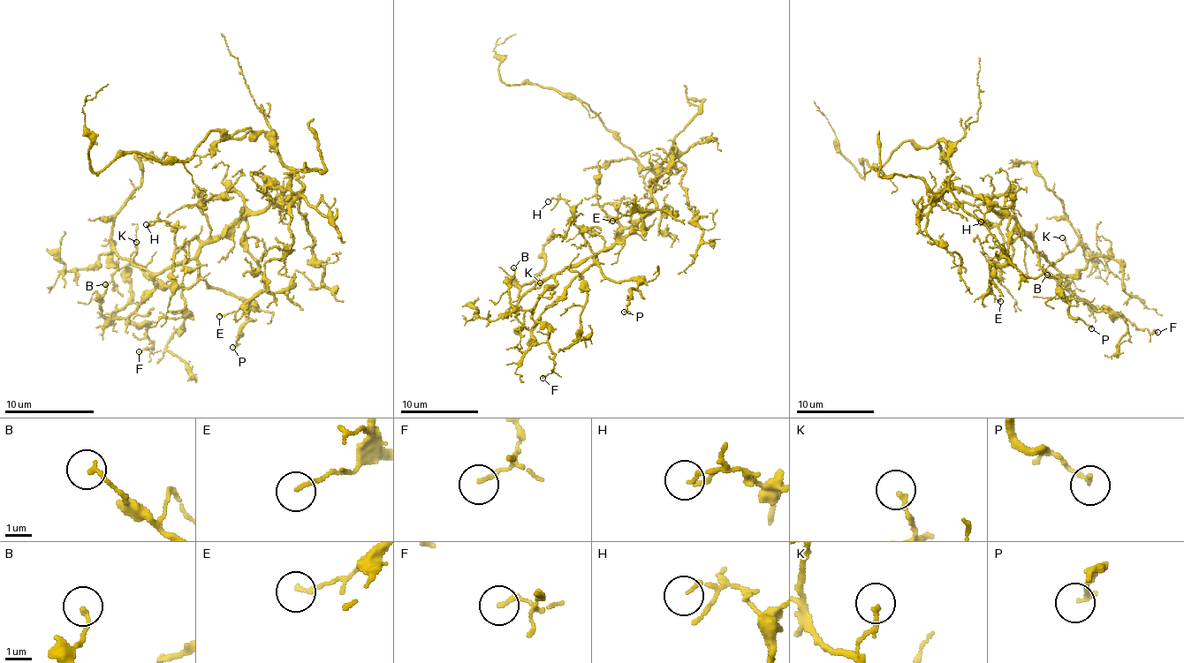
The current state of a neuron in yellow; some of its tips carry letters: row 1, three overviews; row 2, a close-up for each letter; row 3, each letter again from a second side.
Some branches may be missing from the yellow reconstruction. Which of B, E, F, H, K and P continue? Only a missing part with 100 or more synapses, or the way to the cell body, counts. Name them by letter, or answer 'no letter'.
no letter

